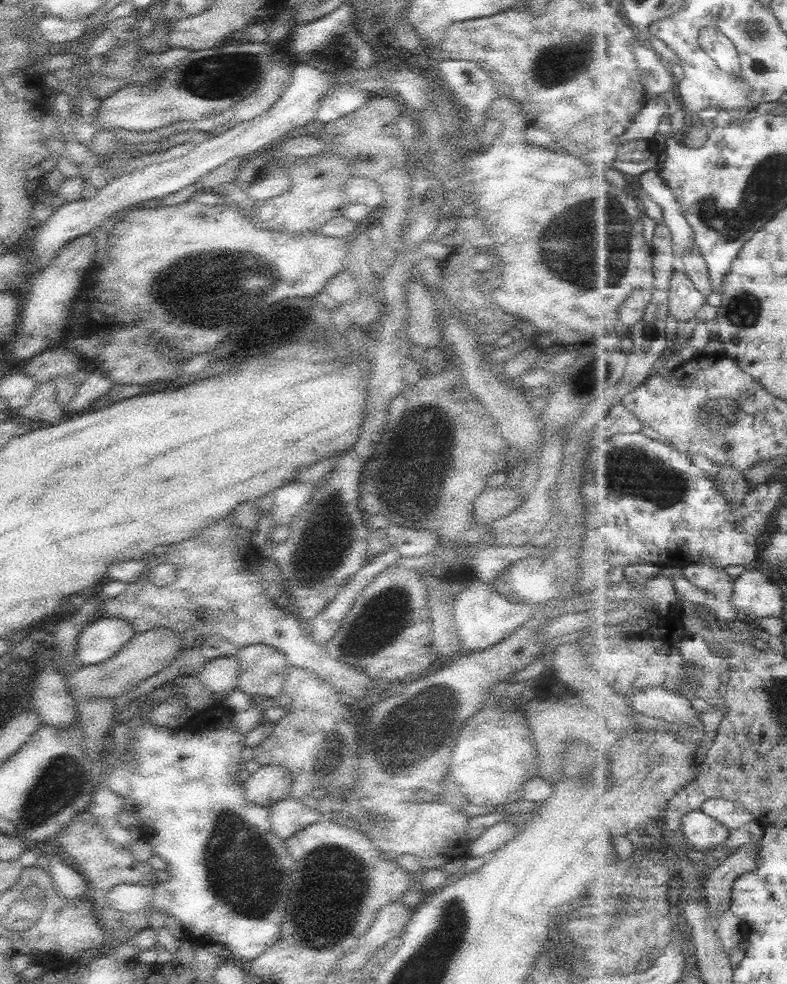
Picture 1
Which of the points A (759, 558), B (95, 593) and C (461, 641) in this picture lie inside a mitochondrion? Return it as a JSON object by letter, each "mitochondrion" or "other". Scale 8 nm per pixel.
{"A":"other","B":"other","C":"other"}

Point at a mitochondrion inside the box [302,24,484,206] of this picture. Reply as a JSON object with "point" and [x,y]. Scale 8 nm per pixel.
{"point":[333,51]}

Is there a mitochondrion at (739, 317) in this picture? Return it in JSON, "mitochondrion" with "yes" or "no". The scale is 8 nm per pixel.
{"mitochondrion":"yes"}

